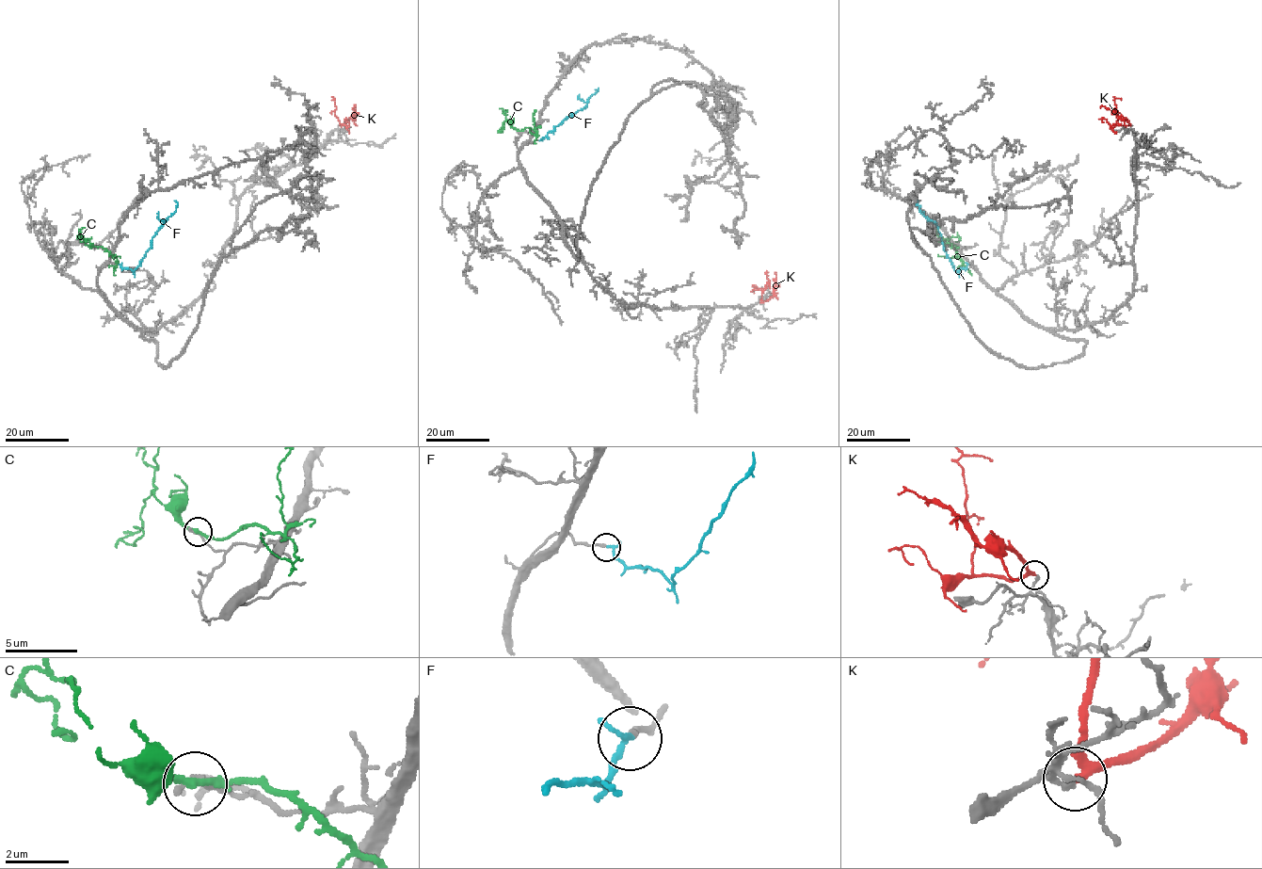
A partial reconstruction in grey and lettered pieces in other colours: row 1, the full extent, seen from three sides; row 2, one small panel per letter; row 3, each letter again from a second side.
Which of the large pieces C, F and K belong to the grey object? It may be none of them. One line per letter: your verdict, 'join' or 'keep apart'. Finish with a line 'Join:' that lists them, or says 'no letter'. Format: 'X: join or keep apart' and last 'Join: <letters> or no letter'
C: keep apart
F: join
K: keep apart
Join: F

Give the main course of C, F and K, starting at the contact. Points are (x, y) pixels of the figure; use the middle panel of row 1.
C: (516, 129), (531, 128), (536, 131), (535, 144)
F: (539, 139), (568, 116), (583, 108), (599, 88), (595, 88)
K: (760, 303), (761, 289), (754, 286), (754, 294)

